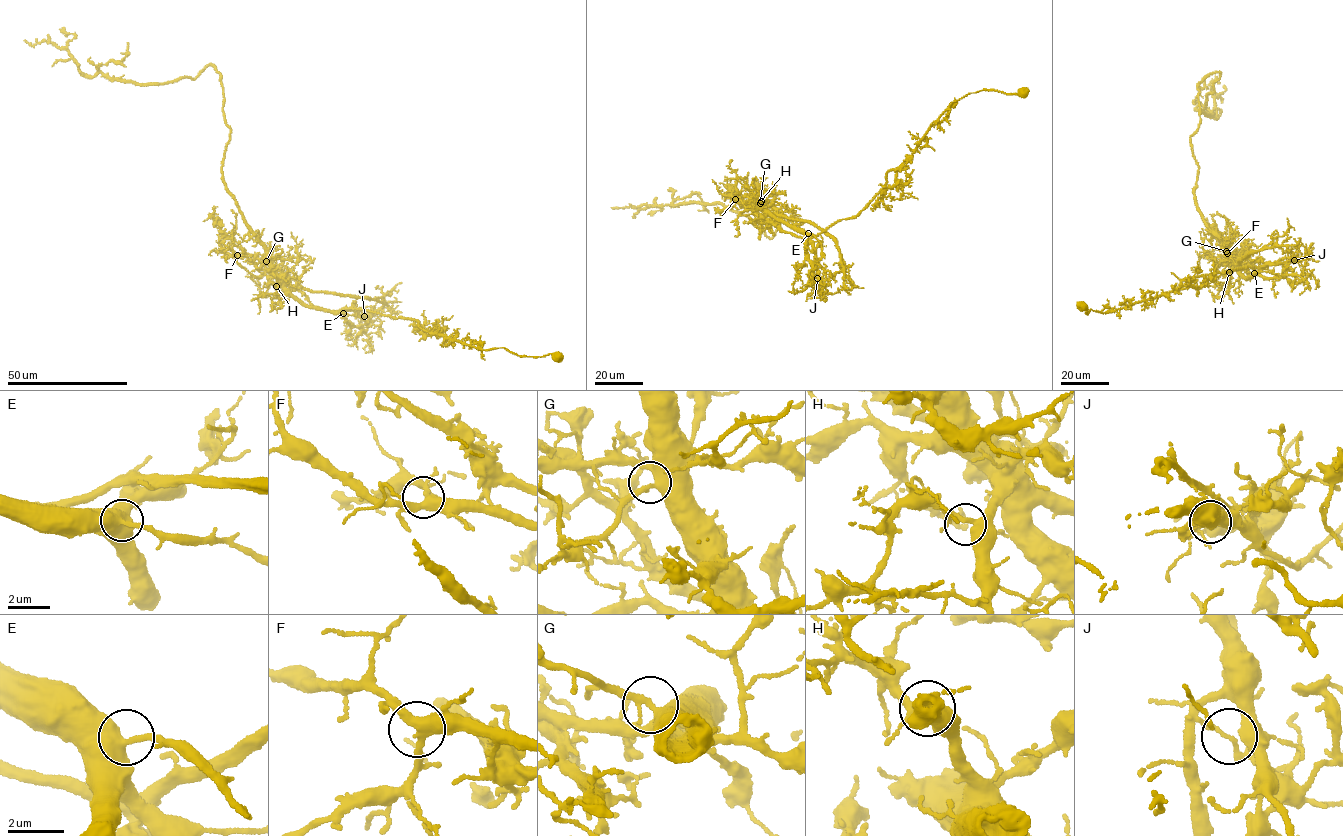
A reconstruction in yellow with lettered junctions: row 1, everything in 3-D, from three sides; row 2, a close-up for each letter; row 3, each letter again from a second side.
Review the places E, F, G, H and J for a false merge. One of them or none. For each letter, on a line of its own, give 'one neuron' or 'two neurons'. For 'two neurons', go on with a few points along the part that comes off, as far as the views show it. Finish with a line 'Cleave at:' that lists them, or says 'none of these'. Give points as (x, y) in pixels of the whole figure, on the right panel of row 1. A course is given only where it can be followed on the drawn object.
E: one neuron
F: one neuron
G: one neuron
H: one neuron
J: two neurons; course (1294, 260), (1195, 276), (1175, 290), (1105, 313), (1091, 309), (1088, 314), (1080, 306)
Cleave at: J

